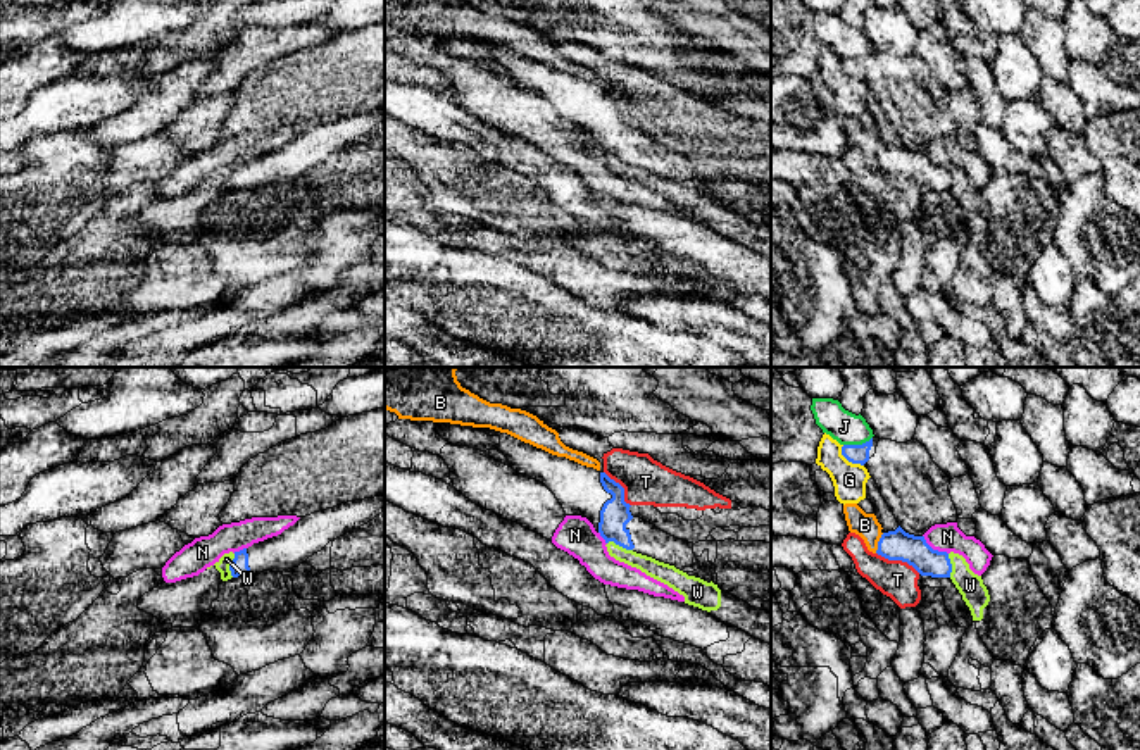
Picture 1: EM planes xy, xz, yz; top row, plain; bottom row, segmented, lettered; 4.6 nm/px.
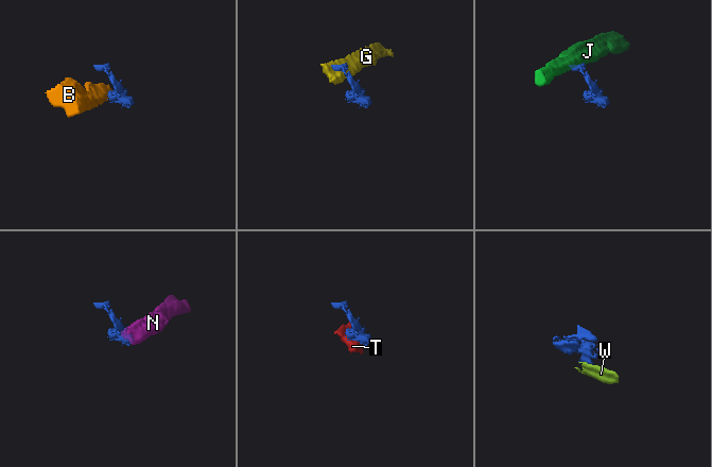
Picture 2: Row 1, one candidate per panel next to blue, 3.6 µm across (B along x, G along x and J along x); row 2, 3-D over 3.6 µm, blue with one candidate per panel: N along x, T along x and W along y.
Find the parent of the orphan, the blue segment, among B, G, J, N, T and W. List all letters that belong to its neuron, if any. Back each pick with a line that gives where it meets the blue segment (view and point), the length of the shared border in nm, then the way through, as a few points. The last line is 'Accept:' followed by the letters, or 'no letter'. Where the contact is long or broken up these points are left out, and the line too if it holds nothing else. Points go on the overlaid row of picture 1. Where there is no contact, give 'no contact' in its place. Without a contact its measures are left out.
Accept: no letter

